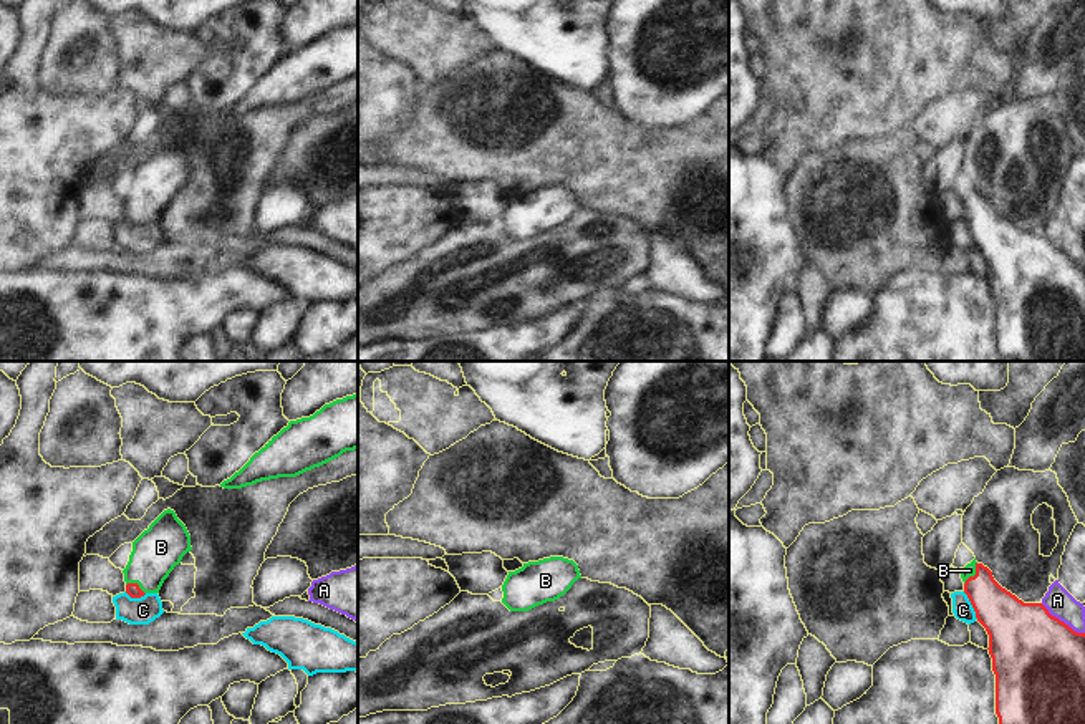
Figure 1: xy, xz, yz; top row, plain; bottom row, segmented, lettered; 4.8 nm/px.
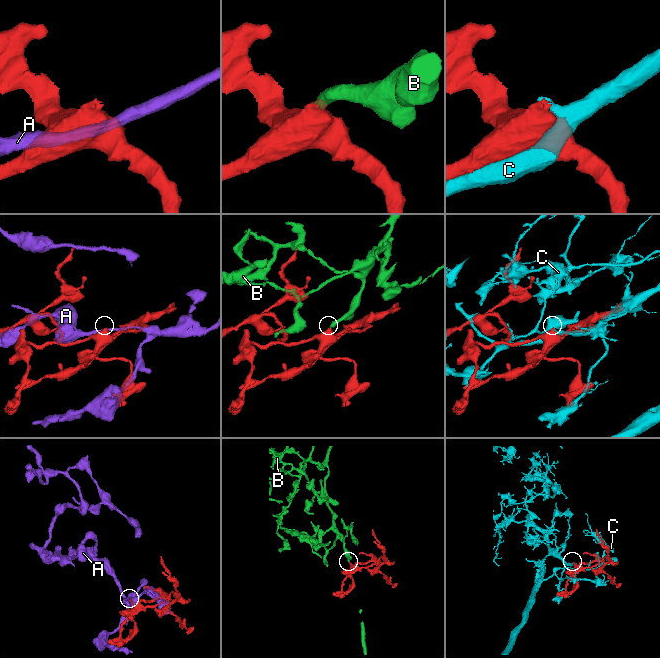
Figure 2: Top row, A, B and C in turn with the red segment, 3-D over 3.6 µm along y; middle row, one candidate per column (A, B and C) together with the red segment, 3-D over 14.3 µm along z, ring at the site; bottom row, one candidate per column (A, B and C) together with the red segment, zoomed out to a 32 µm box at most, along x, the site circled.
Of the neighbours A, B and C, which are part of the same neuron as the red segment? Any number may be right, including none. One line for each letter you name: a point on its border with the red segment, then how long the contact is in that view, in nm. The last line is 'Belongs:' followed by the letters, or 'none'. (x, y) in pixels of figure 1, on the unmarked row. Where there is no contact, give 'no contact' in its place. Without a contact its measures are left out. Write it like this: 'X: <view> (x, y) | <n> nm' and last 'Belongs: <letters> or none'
B: yz (976, 202) | 130 nm
Belongs: B

